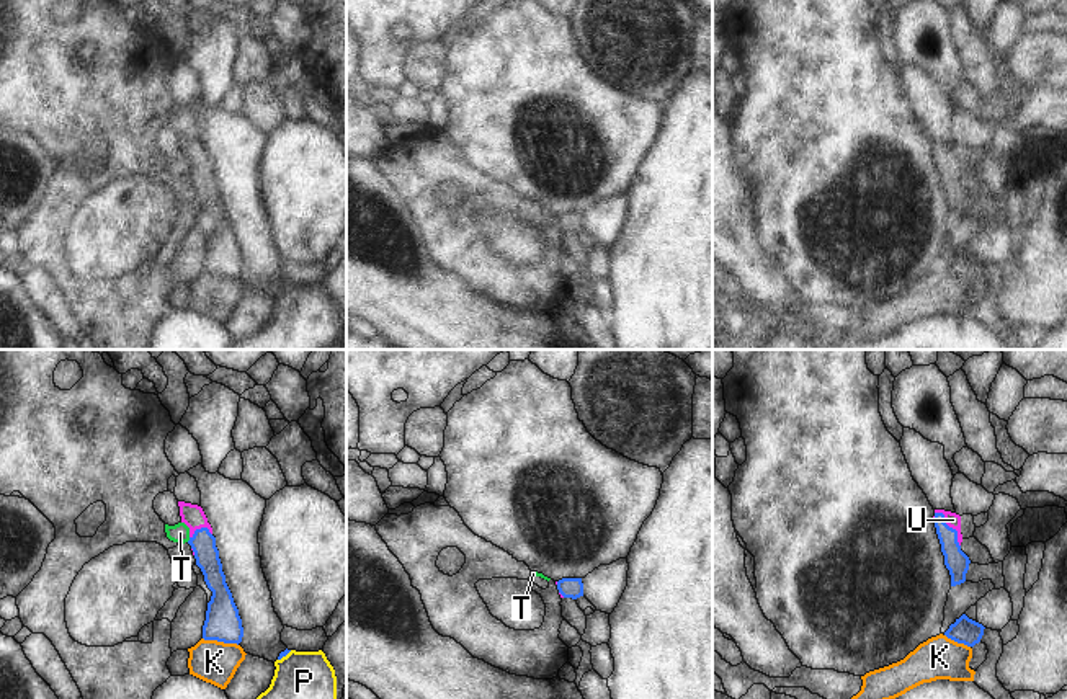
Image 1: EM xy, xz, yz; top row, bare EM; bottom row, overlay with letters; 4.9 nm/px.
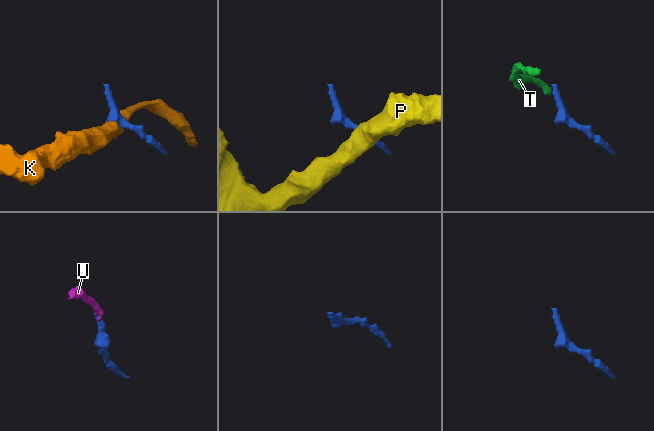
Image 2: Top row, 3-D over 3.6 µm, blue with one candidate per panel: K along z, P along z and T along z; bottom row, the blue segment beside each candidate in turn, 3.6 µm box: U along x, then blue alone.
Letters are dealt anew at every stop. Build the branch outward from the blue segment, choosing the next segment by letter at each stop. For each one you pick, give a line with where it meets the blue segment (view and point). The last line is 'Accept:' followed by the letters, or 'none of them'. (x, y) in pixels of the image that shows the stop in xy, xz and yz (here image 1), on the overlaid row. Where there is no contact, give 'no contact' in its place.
U: meets blue in yz at (951, 528)
Accept: U

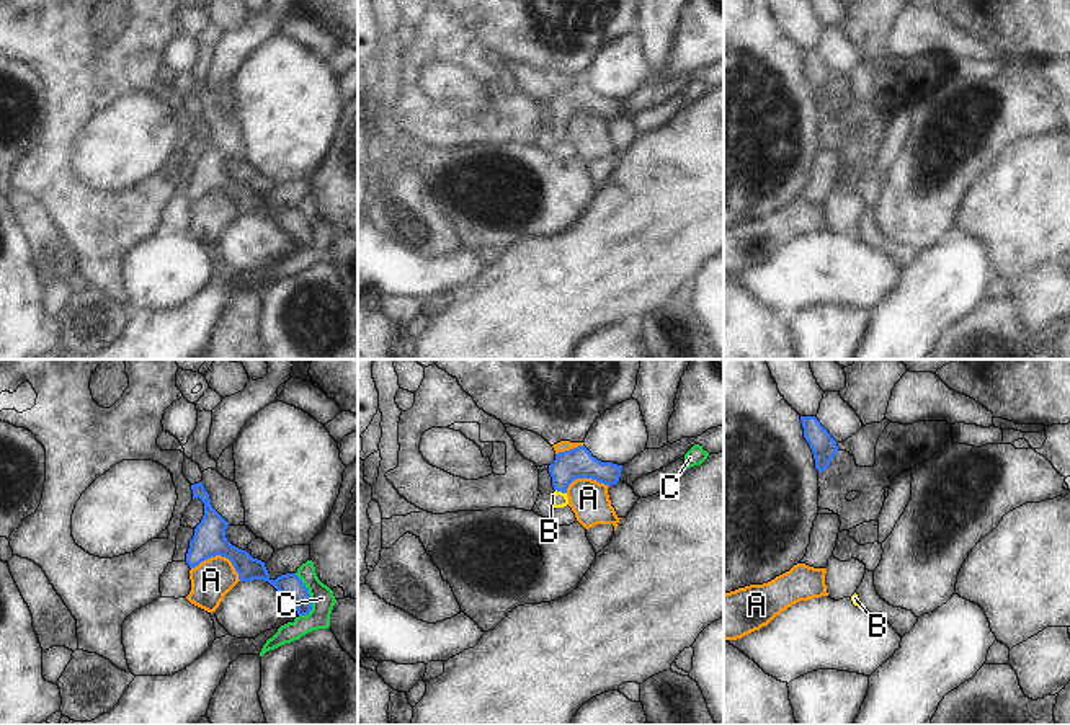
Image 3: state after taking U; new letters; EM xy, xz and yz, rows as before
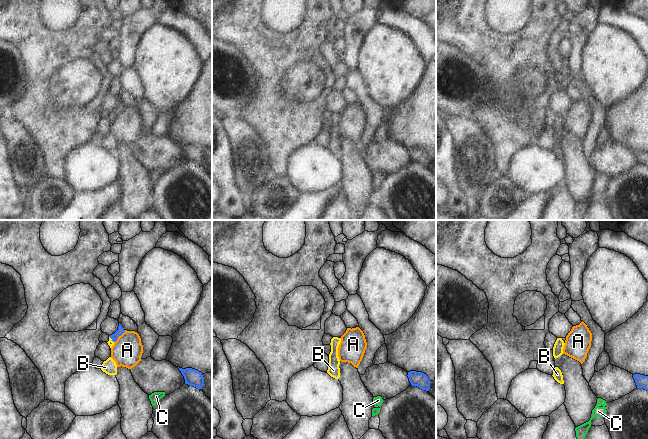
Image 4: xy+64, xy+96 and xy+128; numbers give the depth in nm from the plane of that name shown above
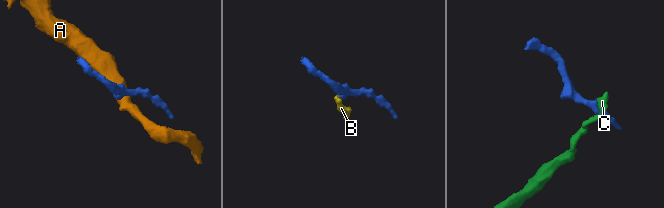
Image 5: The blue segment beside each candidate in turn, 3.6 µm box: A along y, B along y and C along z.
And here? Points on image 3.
B: meets blue in xz at (561, 490)
Accept: B

